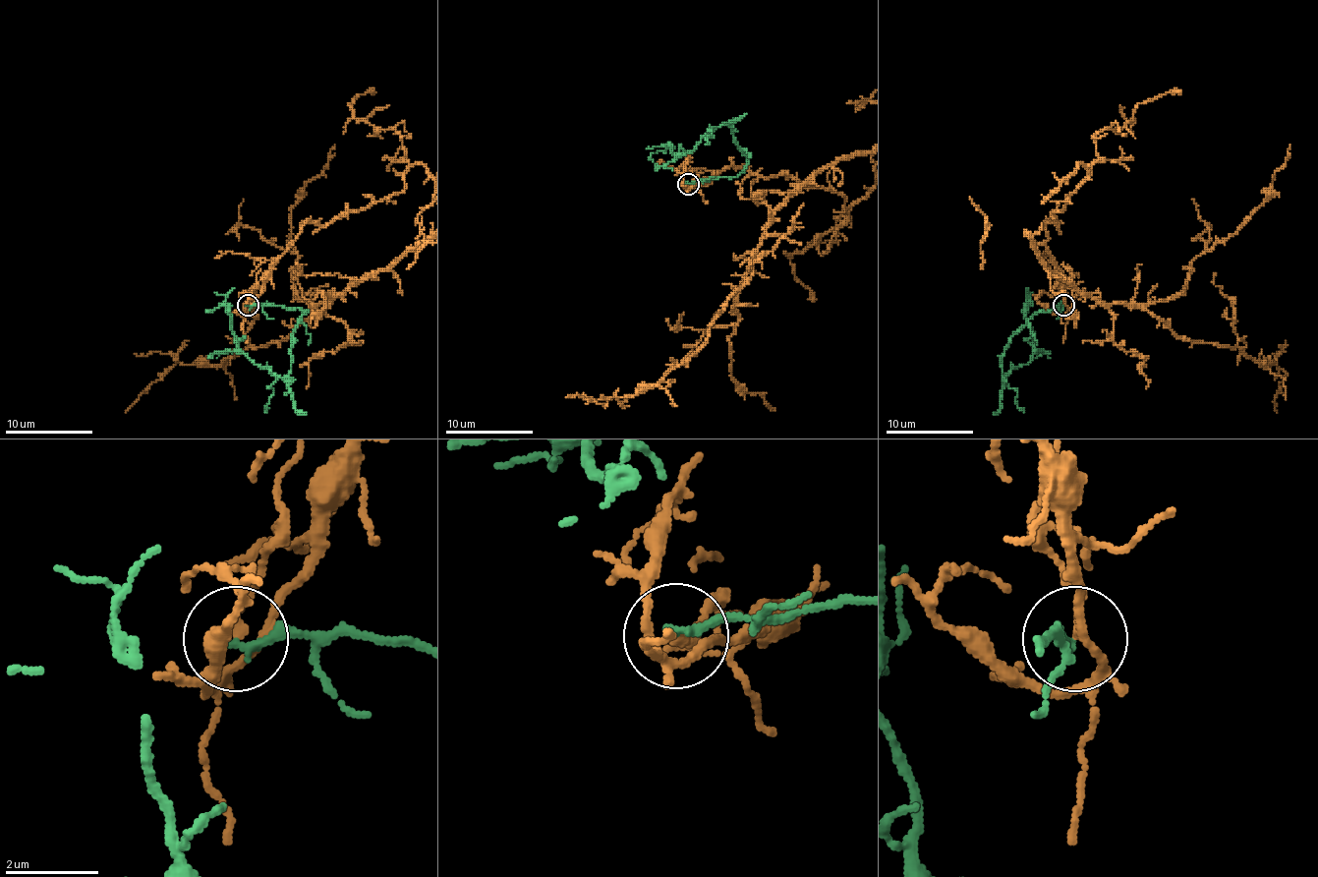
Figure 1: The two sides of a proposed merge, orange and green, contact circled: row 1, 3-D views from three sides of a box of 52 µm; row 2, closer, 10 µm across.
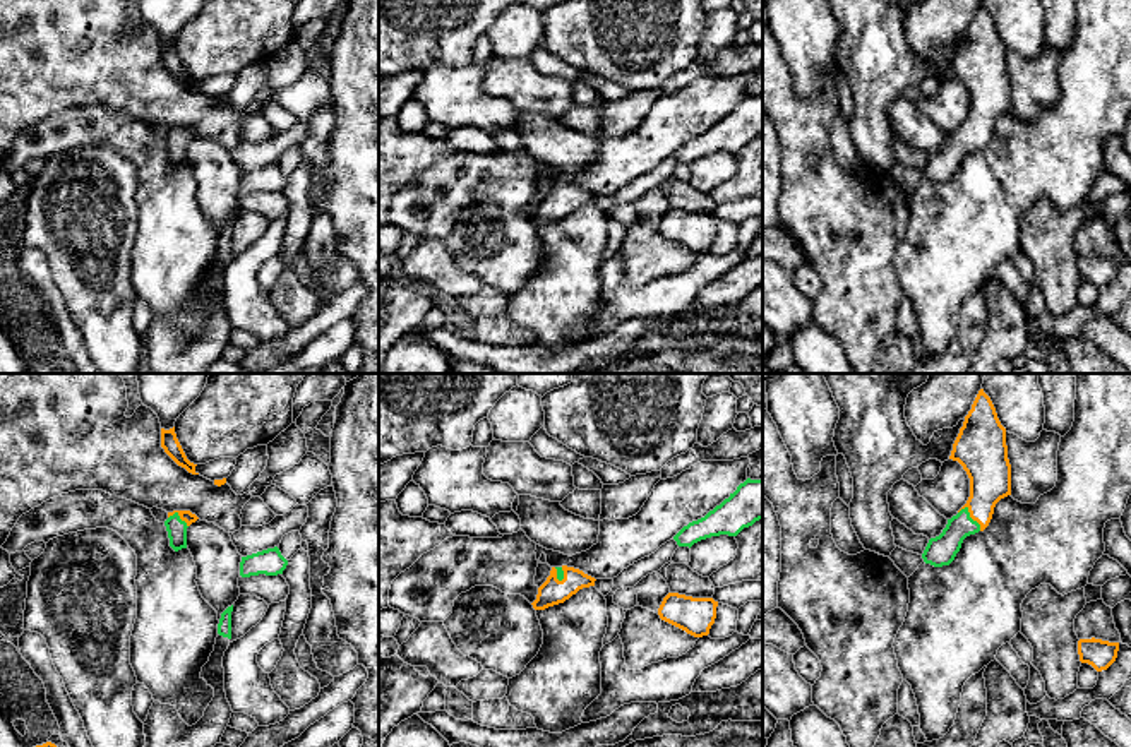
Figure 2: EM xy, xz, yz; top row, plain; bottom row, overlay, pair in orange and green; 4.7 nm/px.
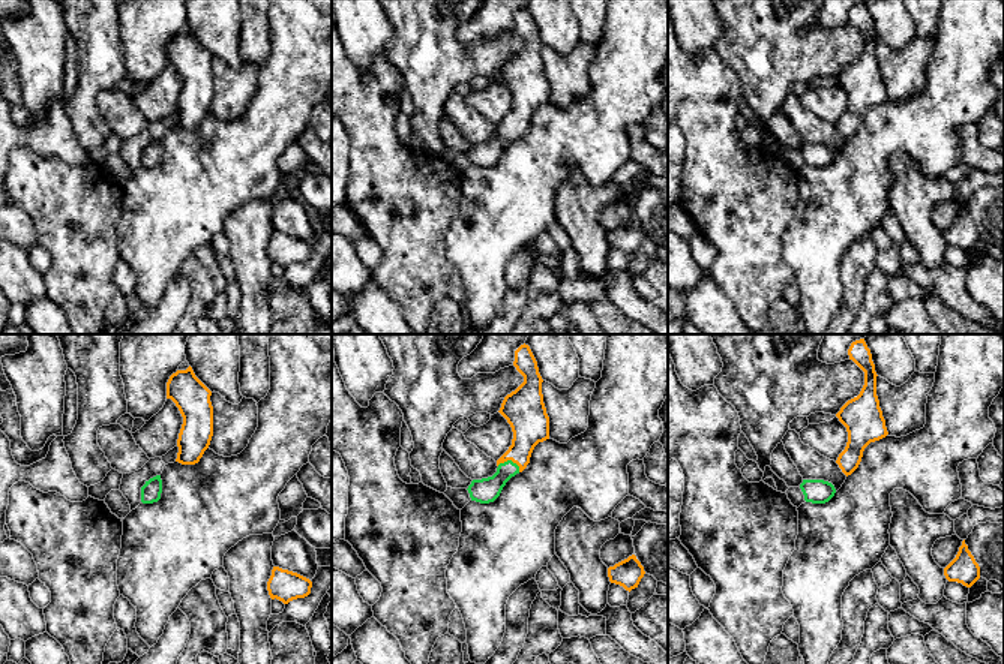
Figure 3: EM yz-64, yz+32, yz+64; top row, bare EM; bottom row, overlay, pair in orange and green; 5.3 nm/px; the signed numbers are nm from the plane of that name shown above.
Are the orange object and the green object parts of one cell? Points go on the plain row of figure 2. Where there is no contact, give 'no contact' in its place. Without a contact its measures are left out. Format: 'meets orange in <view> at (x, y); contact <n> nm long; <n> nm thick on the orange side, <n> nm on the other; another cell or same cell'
meets orange in yz at (972, 134); contact 140 nm long; 200 nm thick on the orange side, 140 nm on the other; another cell

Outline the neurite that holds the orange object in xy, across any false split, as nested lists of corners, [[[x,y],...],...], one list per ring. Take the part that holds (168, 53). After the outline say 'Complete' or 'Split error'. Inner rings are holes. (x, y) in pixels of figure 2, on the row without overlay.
[[[175,43],[170,46],[161,45],[161,63],[178,82],[185,84],[192,91],[199,91],[195,87],[197,81],[194,81],[187,75],[182,62],[177,55]]]. Complete

